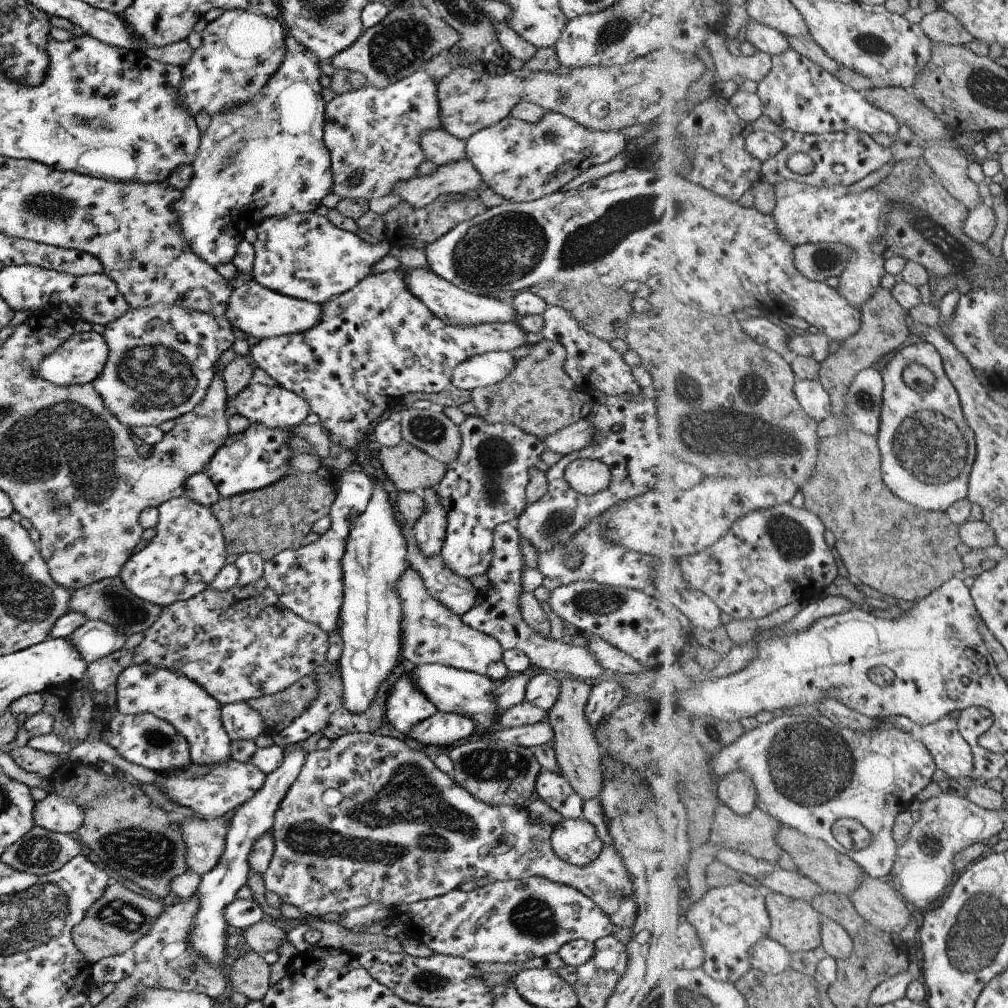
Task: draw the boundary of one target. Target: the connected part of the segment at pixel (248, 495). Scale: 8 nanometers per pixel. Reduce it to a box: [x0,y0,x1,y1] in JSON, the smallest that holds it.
[208,470,335,562]

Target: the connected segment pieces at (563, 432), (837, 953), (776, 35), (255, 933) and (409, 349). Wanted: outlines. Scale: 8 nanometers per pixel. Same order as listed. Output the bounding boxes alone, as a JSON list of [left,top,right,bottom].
[[542,418,593,456],[821,915,853,959],[745,22,790,55],[242,920,285,955],[248,270,526,465]]

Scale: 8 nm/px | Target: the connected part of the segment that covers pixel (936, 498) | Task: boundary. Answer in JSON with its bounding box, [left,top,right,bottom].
[878,339,978,511]

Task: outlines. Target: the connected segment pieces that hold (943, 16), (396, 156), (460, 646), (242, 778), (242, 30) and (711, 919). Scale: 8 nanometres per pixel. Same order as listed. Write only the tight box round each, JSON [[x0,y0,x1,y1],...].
[[918,8,974,47],[322,68,440,199],[394,566,508,681],[157,759,266,819],[179,9,285,117],[684,881,772,984]]

